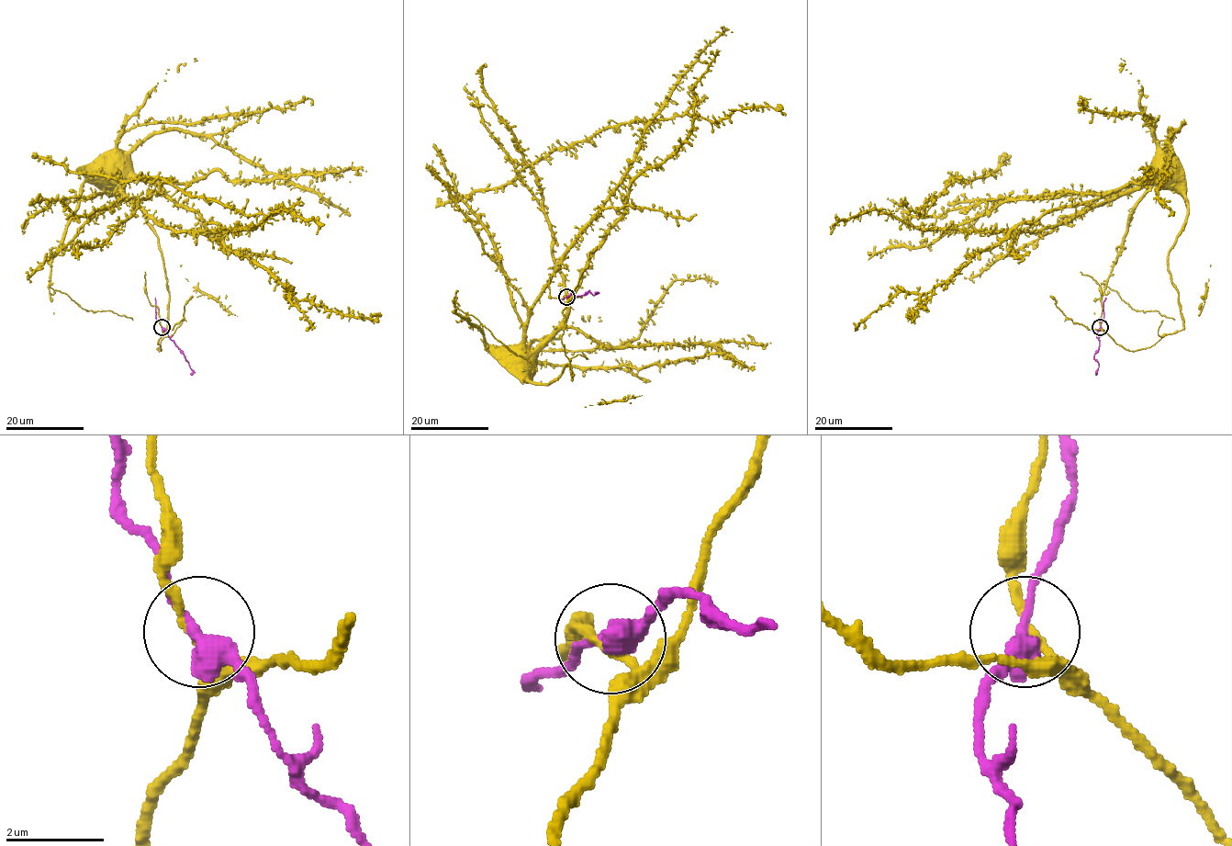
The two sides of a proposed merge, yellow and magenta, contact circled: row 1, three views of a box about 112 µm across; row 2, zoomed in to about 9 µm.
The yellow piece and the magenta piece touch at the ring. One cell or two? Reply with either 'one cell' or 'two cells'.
two cells

